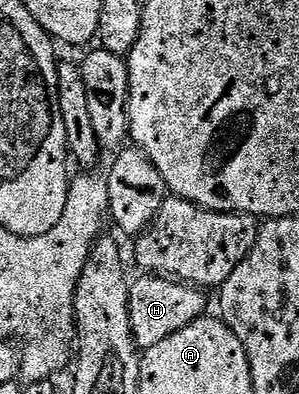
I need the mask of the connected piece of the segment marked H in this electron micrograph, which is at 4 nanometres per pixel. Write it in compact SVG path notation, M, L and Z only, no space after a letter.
M139 275L130 282L131 298L129 299L129 315L131 316L131 334L135 336L135 344L140 350L161 343L169 335L189 327L198 317L208 312L204 290L176 281L170 277L158 275Z

